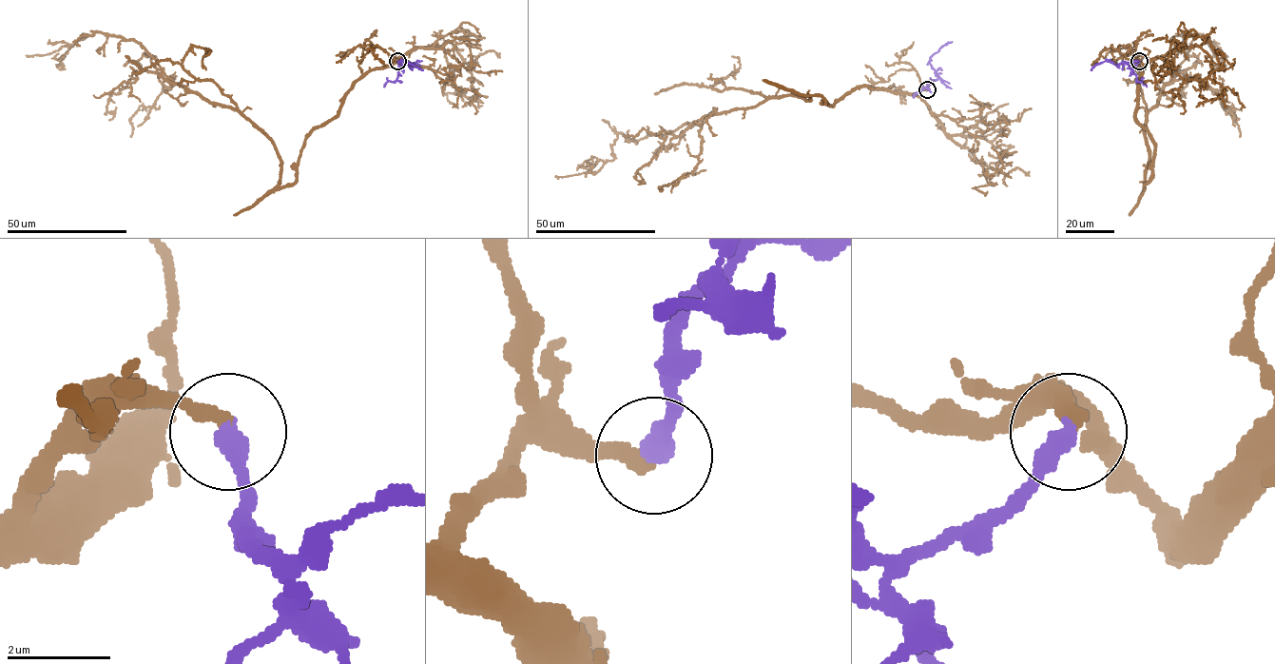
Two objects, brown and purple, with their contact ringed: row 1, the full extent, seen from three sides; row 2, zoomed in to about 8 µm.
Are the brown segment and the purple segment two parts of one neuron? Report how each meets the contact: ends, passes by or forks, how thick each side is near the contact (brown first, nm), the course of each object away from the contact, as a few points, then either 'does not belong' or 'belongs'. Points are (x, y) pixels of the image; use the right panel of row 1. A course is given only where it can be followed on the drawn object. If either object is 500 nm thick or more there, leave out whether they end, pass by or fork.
brown ends | purple ends | 320/400 nm | brown via (1139, 61), (1136, 120), (1154, 151), (1145, 187), (1146, 114), (1173, 80), (1182, 34), (1226, 55) | purple via (1139, 61), (1130, 67), (1126, 62), (1116, 64), (1106, 61), (1091, 70) | belongs

